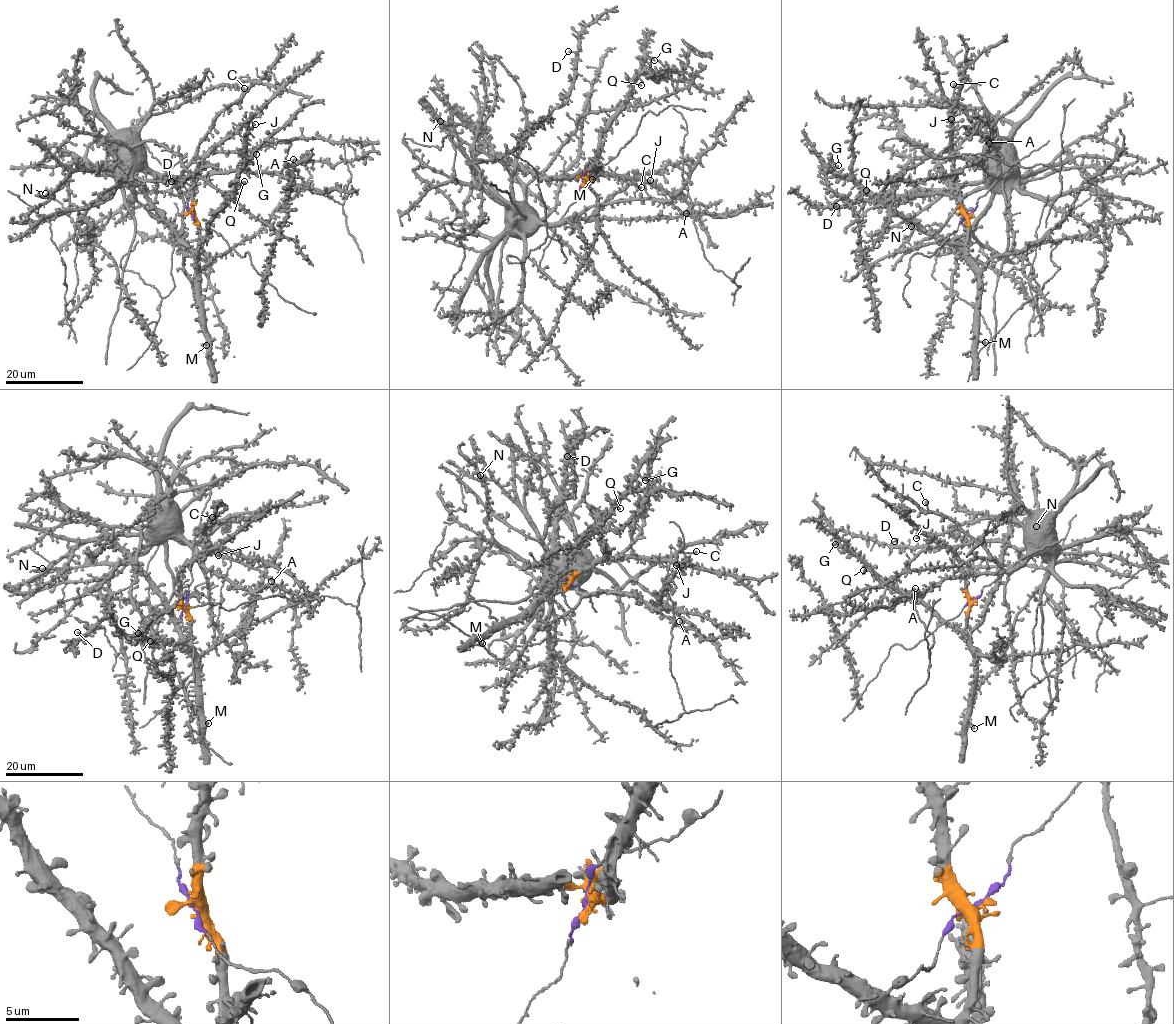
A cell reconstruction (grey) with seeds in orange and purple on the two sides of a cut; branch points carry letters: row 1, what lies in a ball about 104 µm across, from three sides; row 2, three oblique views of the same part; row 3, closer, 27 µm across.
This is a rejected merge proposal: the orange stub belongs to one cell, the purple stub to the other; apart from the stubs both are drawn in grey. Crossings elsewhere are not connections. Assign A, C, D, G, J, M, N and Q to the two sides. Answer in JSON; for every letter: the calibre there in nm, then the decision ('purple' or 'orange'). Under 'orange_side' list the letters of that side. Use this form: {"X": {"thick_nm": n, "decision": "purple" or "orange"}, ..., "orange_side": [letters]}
{"A": {"thick_nm": 320, "decision": "purple"}, "C": {"thick_nm": 440, "decision": "purple"}, "D": {"thick_nm": 200, "decision": "purple"}, "G": {"thick_nm": 280, "decision": "orange"}, "J": {"thick_nm": 300, "decision": "orange"}, "M": {"thick_nm": 440, "decision": "orange"}, "N": {"thick_nm": 200, "decision": "purple"}, "Q": {"thick_nm": 360, "decision": "orange"}, "orange_side": ["G", "J", "M", "Q"]}

